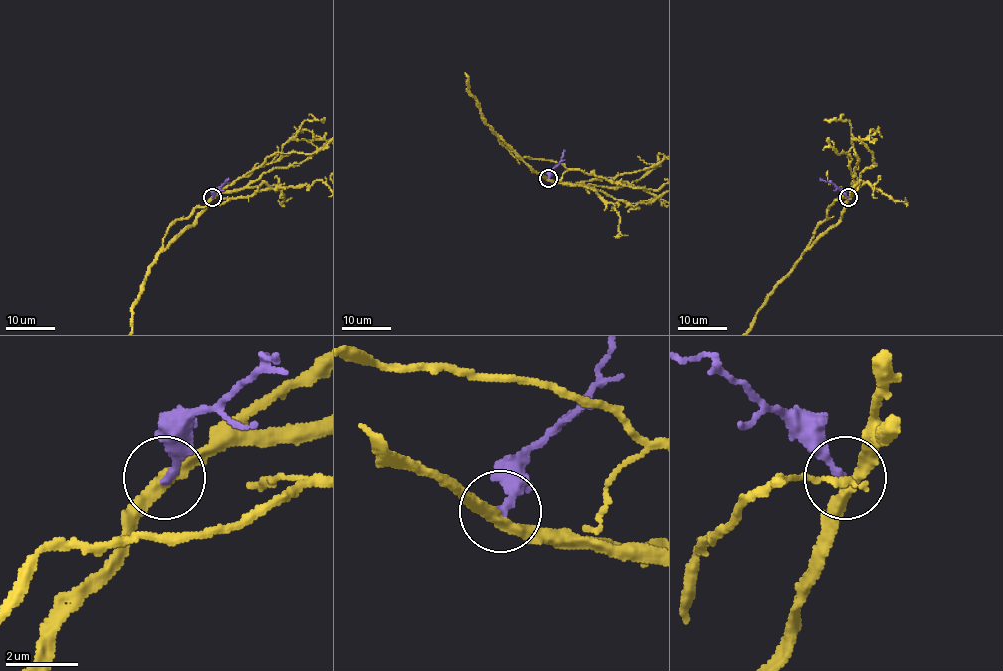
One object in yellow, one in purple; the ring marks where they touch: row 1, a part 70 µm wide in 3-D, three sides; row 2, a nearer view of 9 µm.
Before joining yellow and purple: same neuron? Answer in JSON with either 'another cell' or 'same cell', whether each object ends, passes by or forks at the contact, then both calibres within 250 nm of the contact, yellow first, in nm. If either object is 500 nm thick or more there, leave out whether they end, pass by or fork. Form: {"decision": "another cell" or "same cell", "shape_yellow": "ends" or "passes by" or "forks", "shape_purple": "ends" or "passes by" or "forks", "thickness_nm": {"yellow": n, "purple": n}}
{"decision": "another cell", "shape_yellow": "passes by", "shape_purple": "ends", "thickness_nm": {"yellow": 320, "purple": 240}}

